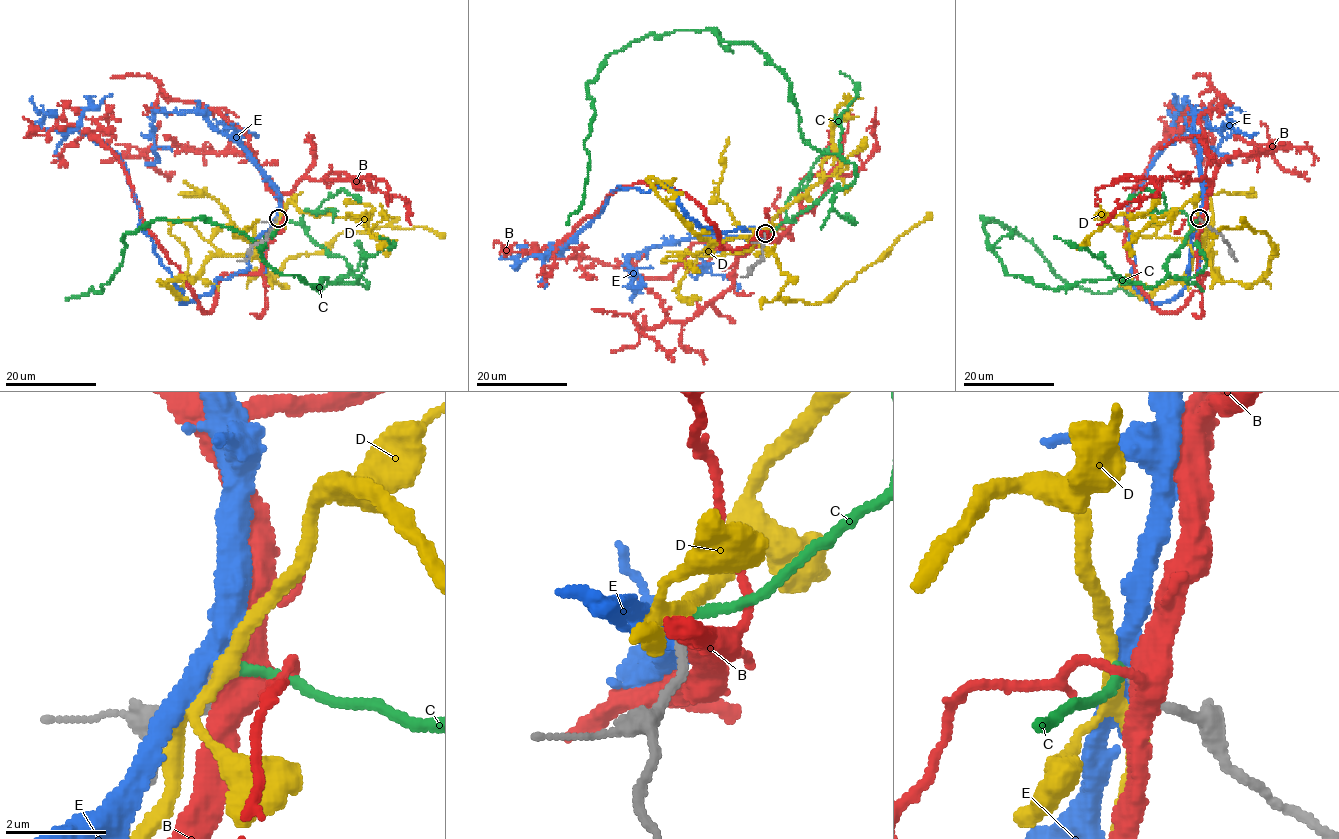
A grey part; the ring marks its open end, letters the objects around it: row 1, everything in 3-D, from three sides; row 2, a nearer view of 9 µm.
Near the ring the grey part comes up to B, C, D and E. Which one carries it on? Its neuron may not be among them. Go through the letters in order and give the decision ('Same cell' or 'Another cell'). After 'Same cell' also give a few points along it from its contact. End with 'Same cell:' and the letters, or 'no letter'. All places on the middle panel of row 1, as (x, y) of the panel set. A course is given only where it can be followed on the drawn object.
B: Another cell
C: Same cell. Its course: (765, 233), (853, 164), (803, 138), (770, 60), (710, 29), (629, 42), (586, 85), (566, 225)
D: Another cell
E: Another cell
Same cell: C

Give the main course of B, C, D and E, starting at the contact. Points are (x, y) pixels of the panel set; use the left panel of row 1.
B: (277, 220), (264, 267), (225, 274), (203, 312), (144, 221), (115, 153), (71, 124), (34, 134), (22, 116)
C: (277, 218), (366, 286), (318, 289), (244, 234), (156, 219), (123, 235), (100, 292), (64, 300)
D: (277, 218), (256, 256), (278, 285), (267, 275), (289, 258), (317, 253), (343, 233), (426, 227), (442, 236)
E: (276, 219), (255, 241), (246, 269), (183, 302), (139, 226), (123, 162), (91, 135), (42, 127), (31, 97)

